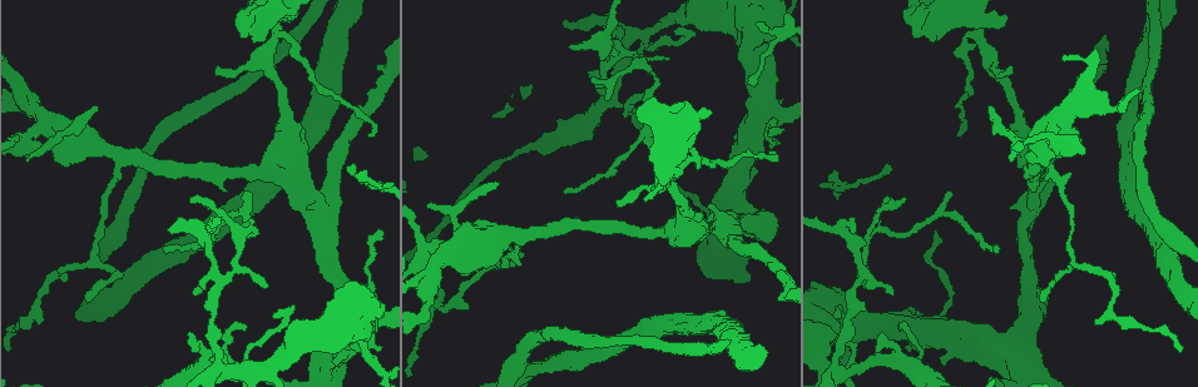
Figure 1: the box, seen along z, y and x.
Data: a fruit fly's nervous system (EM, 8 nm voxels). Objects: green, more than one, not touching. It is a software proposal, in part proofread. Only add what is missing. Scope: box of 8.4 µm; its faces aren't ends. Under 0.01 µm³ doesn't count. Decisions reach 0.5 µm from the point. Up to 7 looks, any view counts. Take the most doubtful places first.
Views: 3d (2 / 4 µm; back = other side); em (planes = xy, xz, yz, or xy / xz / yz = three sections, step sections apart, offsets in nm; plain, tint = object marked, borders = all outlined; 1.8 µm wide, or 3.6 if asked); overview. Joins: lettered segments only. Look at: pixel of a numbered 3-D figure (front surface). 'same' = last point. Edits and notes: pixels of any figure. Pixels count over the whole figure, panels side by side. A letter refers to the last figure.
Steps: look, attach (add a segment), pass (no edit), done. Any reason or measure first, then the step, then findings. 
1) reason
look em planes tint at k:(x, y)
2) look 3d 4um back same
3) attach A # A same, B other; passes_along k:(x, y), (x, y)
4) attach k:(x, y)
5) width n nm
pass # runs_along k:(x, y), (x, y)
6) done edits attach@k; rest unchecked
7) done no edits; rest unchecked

look em planes tint at 1:(627, 38)

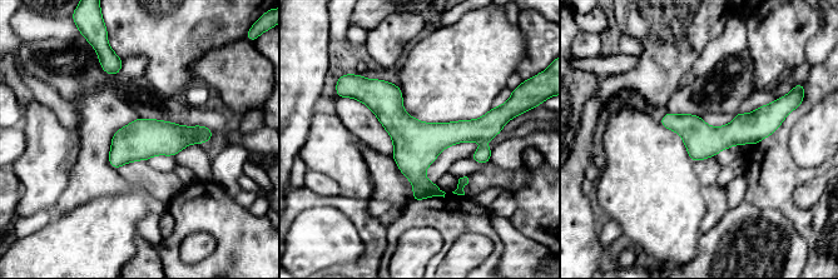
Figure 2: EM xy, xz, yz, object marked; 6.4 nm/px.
look em planes borders same

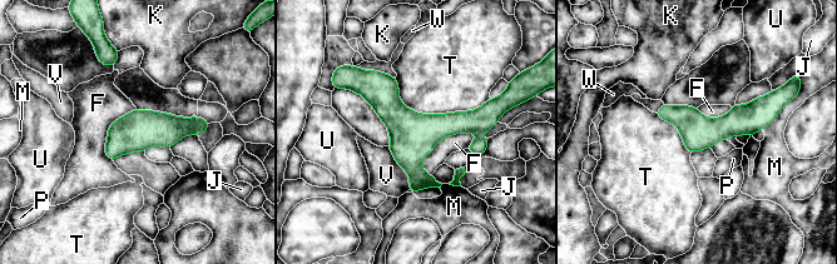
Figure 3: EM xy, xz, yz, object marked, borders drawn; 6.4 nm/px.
longest_contact T 650 nm
pass # F other, J other, K other, M other, P other, T other, U other, V other, W other; runs_along 3:(355, 88), (406, 124), (490, 116); no lettered segment goes on from it

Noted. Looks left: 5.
four arms meet
look em xy step 8 tint at 1:(278, 37)

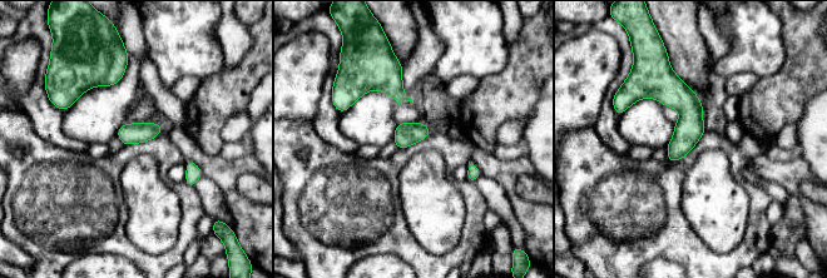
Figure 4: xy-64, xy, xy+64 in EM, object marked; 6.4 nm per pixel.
another direction
look em planes borders same

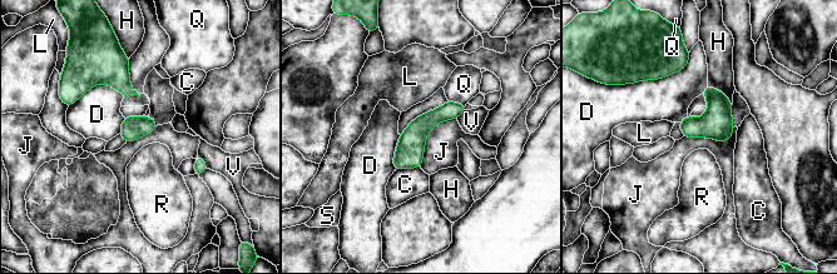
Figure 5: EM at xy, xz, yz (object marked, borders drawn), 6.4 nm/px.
pass # C other, D other, H other, J other, L other, Q other, R other, S other, V other; border 5:(456, 118), (426, 136), (420, 167); no lettered segment goes on from it

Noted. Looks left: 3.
thick turns thin
look 3d 4um back at 1:(846, 183)

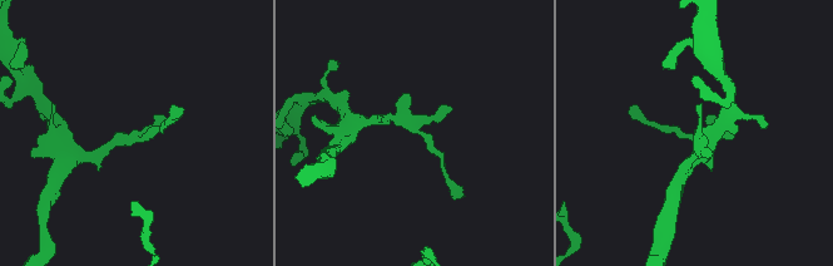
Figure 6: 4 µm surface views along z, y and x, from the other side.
need the tissue
look em planes tint at 6:(142, 135)

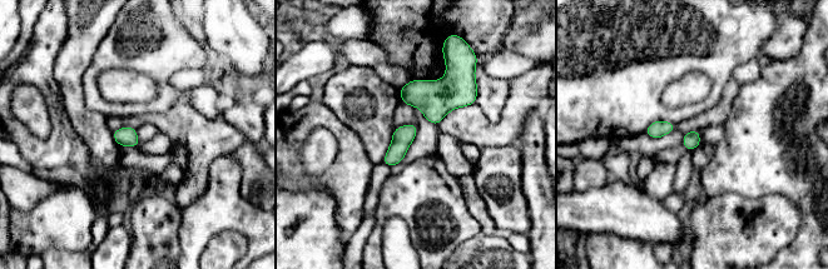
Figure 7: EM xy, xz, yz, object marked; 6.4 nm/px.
see the neighbours
look em planes borders same

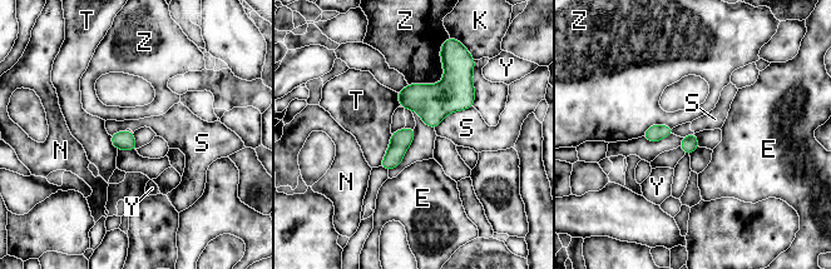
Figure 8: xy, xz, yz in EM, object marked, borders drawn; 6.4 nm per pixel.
longest_contact Z 300 nm
pass # E other, K other, N other, S other, T other, Y other, Z other; border 8:(473, 106), (449, 113), (435, 129); none of them fits

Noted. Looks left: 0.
done no edits; rest unchecked

